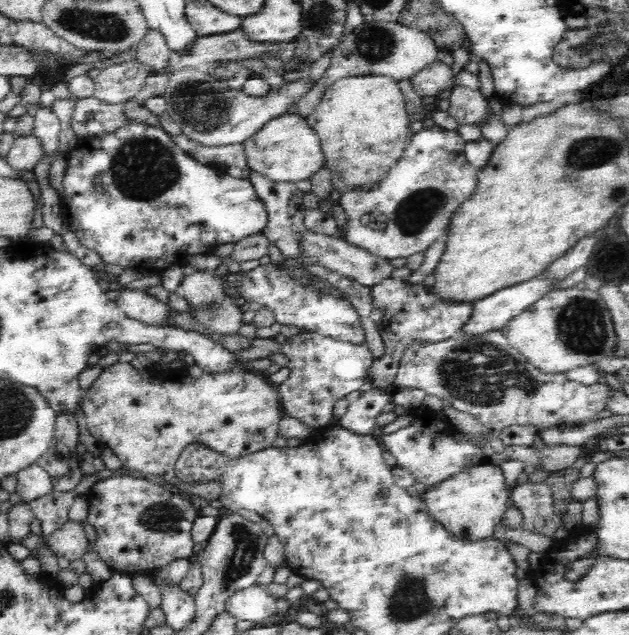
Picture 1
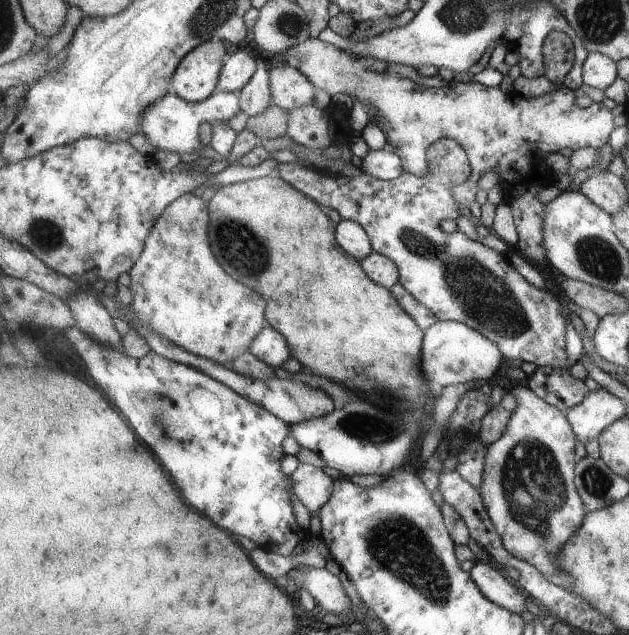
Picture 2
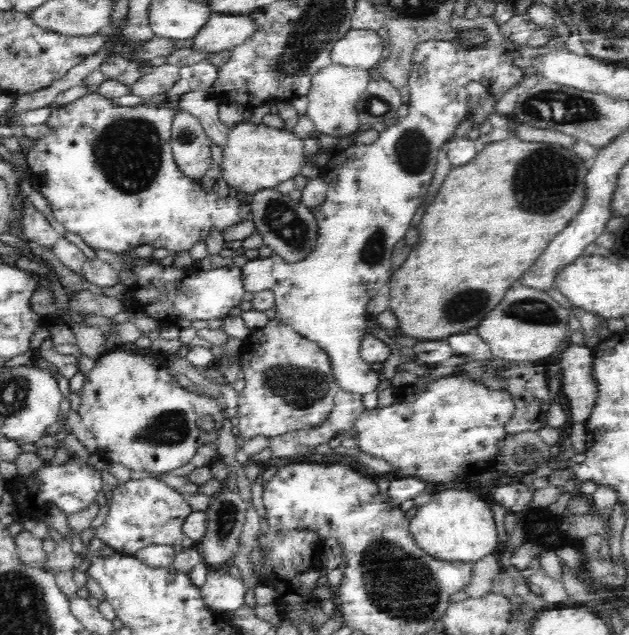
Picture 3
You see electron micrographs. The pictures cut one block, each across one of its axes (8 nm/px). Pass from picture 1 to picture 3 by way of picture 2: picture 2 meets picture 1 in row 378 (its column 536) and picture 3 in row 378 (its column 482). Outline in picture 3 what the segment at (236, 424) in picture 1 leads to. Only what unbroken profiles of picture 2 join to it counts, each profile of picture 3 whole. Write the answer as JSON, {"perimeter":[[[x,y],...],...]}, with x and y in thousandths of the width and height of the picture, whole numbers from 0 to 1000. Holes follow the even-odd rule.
{"perimeter":[[[194,548],[175,551],[151,565],[149,576],[134,592],[126,617],[129,635],[126,654],[134,671],[143,677],[156,701],[154,718],[172,729],[194,731],[211,743],[238,743],[251,753],[294,734],[312,717],[318,702],[347,698],[350,677],[359,665],[356,643],[347,630],[328,617],[308,617],[283,603],[283,595],[267,583],[261,562],[242,556],[205,556]],[[320,652],[334,652],[340,660],[335,683],[321,683],[310,661]]]}

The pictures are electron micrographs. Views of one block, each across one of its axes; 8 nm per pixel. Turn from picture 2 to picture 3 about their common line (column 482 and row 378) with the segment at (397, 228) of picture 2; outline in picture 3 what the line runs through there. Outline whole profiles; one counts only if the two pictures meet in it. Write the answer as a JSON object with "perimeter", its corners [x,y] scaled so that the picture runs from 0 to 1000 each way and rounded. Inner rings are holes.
{"perimeter":[[[439,501],[429,502],[423,513],[401,520],[386,535],[383,583],[388,586],[388,611],[378,617],[372,665],[388,693],[401,693],[405,687],[432,691],[475,674],[506,671],[521,655],[531,622],[539,614],[528,592],[521,559],[499,539]]]}

